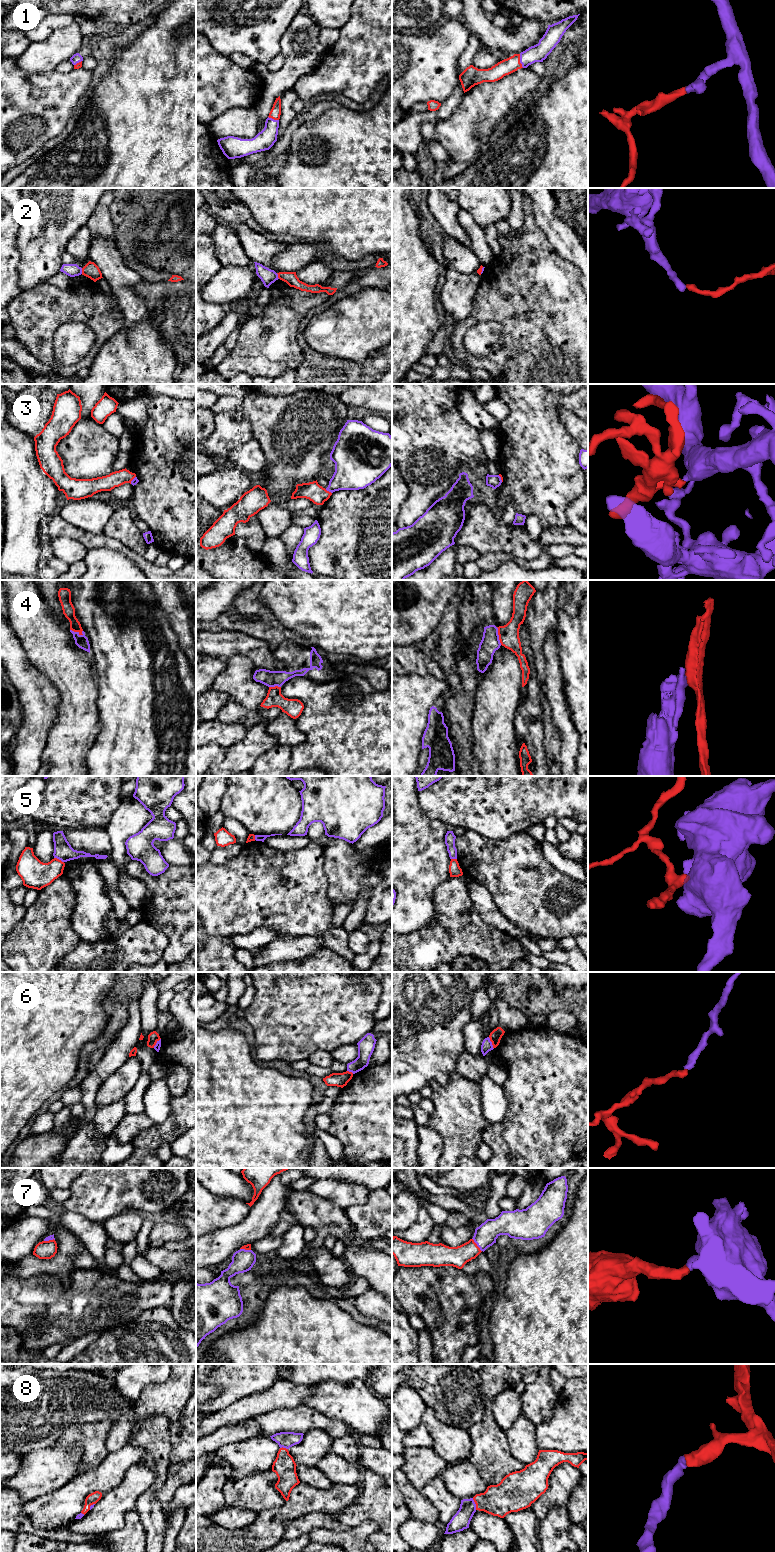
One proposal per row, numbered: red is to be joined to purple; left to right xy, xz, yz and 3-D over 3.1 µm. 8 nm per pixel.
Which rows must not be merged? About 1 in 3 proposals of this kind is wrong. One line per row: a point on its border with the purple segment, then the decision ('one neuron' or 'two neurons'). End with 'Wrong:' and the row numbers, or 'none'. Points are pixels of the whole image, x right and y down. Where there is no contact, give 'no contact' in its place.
1: yz (520, 61) | one neuron
2: xy (81, 271) | two neurons
3: xz (328, 490) | one neuron
4: xy (77, 632) | two neurons
5: xy (59, 859) | two neurons
6: yz (491, 1043) | two neurons
7: yz (477, 1245) | one neuron
8: yz (475, 1504) | one neuron
Wrong: 2, 4, 5, 6

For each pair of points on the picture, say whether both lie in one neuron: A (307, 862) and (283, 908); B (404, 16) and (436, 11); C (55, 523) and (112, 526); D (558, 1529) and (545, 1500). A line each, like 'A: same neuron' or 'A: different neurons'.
A: same neuron
B: same neuron
C: different neurons
D: different neurons

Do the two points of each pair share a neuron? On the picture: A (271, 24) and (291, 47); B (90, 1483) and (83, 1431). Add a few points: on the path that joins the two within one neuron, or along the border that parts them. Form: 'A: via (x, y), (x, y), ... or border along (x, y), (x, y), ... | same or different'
A: border along (295, 17), (281, 39), (280, 52) | different
B: border along (107, 1454), (97, 1465), (76, 1474) | different

